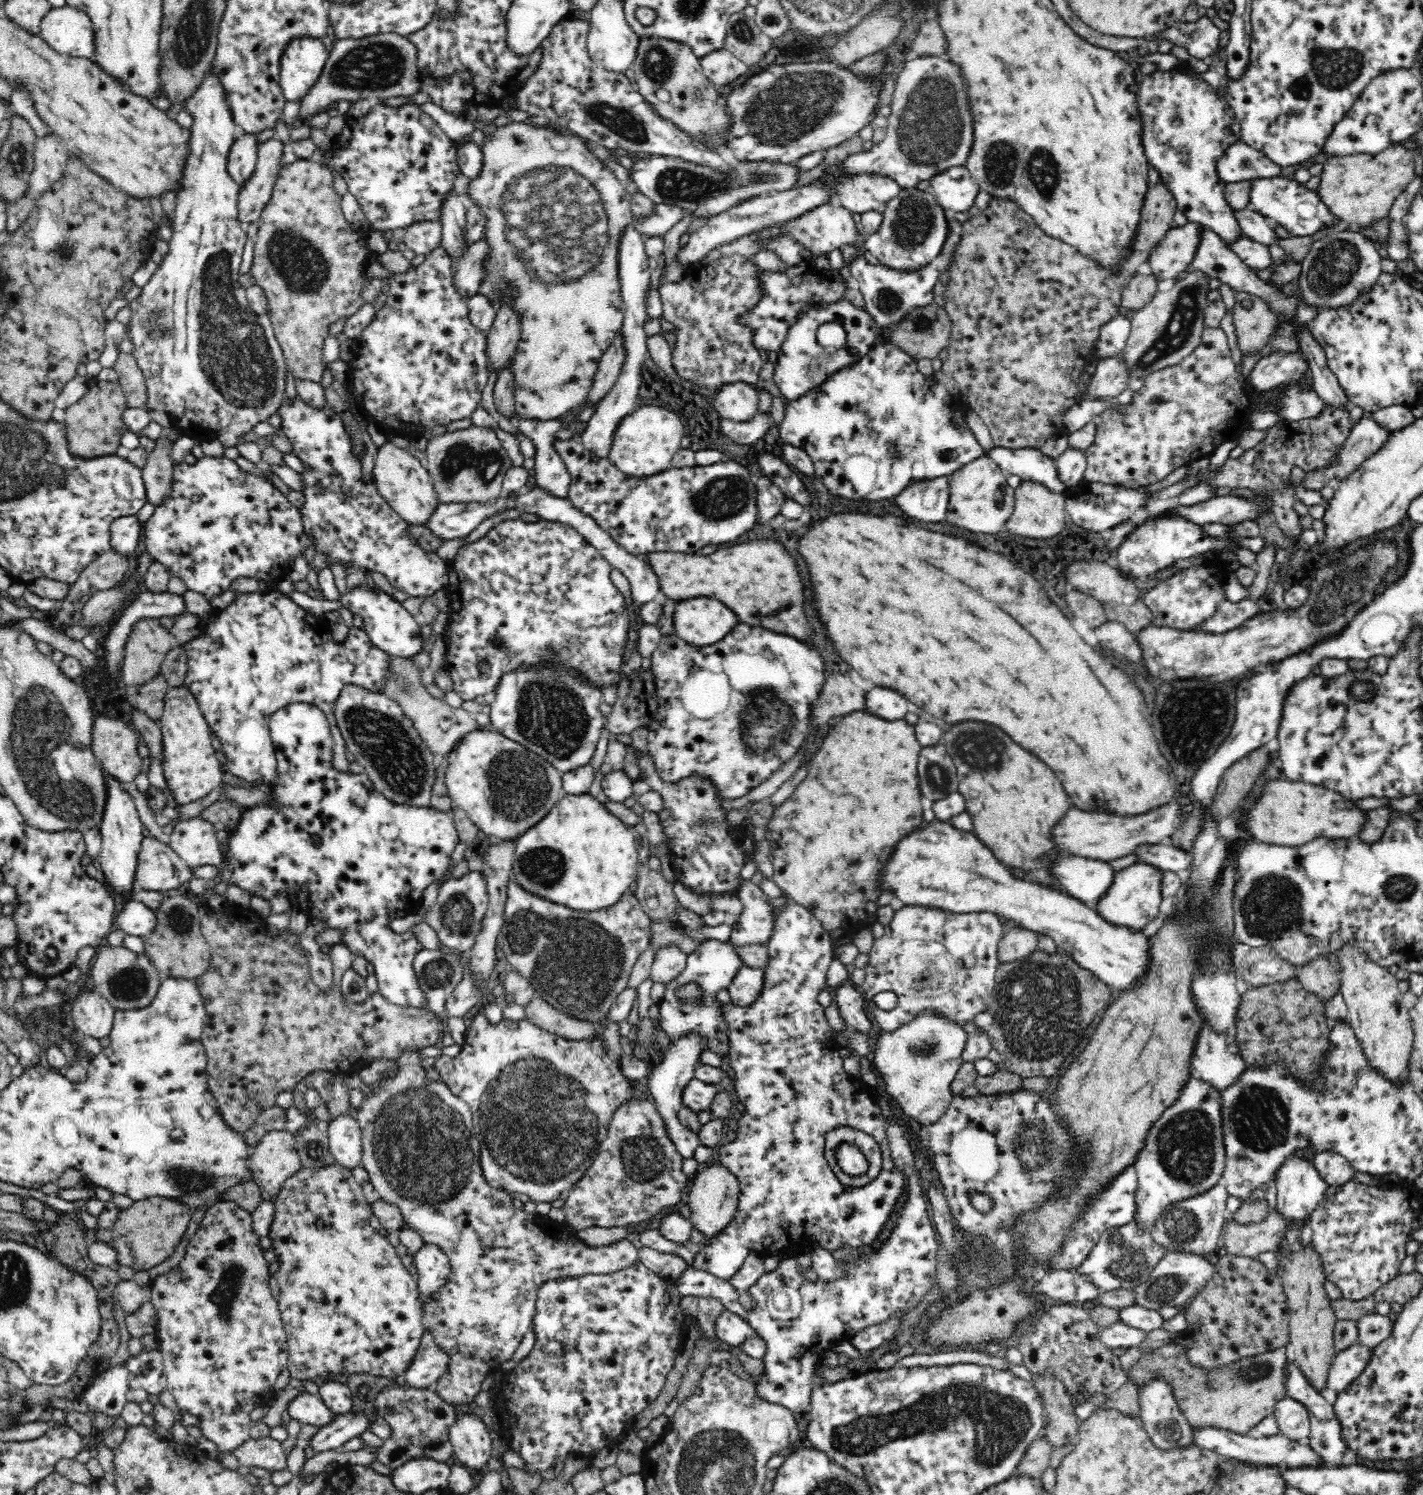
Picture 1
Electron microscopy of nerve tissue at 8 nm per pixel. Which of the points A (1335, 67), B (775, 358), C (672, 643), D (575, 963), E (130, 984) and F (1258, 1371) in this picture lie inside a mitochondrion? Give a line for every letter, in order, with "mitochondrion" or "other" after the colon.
A: mitochondrion
B: other
C: other
D: mitochondrion
E: mitochondrion
F: mitochondrion

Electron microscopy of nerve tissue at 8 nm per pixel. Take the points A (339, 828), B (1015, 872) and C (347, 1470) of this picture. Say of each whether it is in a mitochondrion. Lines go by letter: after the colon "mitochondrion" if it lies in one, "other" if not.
A: other
B: other
C: other

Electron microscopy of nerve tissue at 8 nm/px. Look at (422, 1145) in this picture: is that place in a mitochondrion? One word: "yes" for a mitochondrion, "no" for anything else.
yes

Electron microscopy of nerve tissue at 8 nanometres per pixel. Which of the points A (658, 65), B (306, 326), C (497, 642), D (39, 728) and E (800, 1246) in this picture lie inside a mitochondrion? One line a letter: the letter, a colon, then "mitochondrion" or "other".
A: mitochondrion
B: other
C: mitochondrion
D: mitochondrion
E: other

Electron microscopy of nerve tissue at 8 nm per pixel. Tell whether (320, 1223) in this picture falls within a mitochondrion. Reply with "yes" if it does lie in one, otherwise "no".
no

